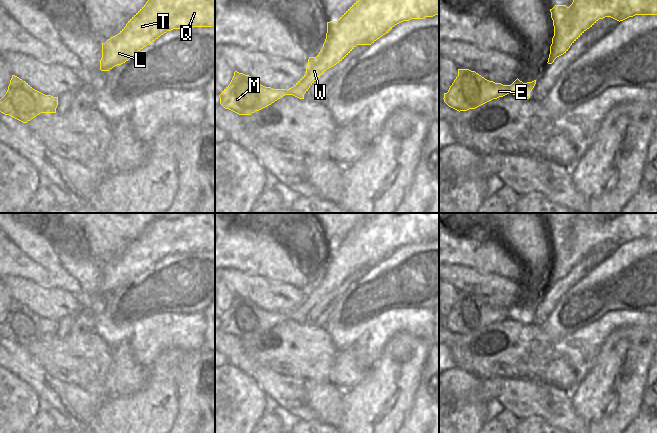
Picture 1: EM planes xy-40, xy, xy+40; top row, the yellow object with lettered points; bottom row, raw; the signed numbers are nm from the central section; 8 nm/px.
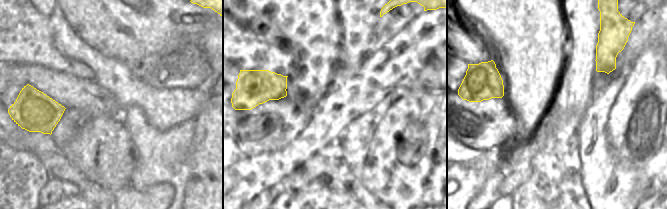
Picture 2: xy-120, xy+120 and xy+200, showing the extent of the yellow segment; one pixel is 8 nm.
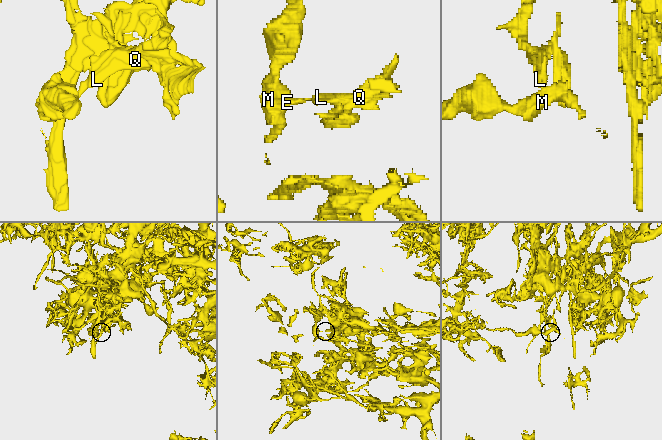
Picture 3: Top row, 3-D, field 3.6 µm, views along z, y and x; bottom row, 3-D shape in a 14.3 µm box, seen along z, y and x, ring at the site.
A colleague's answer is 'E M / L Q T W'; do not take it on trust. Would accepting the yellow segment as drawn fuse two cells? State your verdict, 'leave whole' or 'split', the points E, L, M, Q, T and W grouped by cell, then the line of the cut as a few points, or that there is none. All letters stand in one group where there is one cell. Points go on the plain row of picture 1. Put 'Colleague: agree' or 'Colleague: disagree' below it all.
split | E M / L Q T W | xy+40 (509, 309), (510, 316)
Colleague: agree

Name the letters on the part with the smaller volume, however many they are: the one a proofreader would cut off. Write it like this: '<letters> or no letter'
E, M

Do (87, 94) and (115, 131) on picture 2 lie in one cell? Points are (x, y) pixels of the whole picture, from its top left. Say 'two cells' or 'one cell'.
two cells

